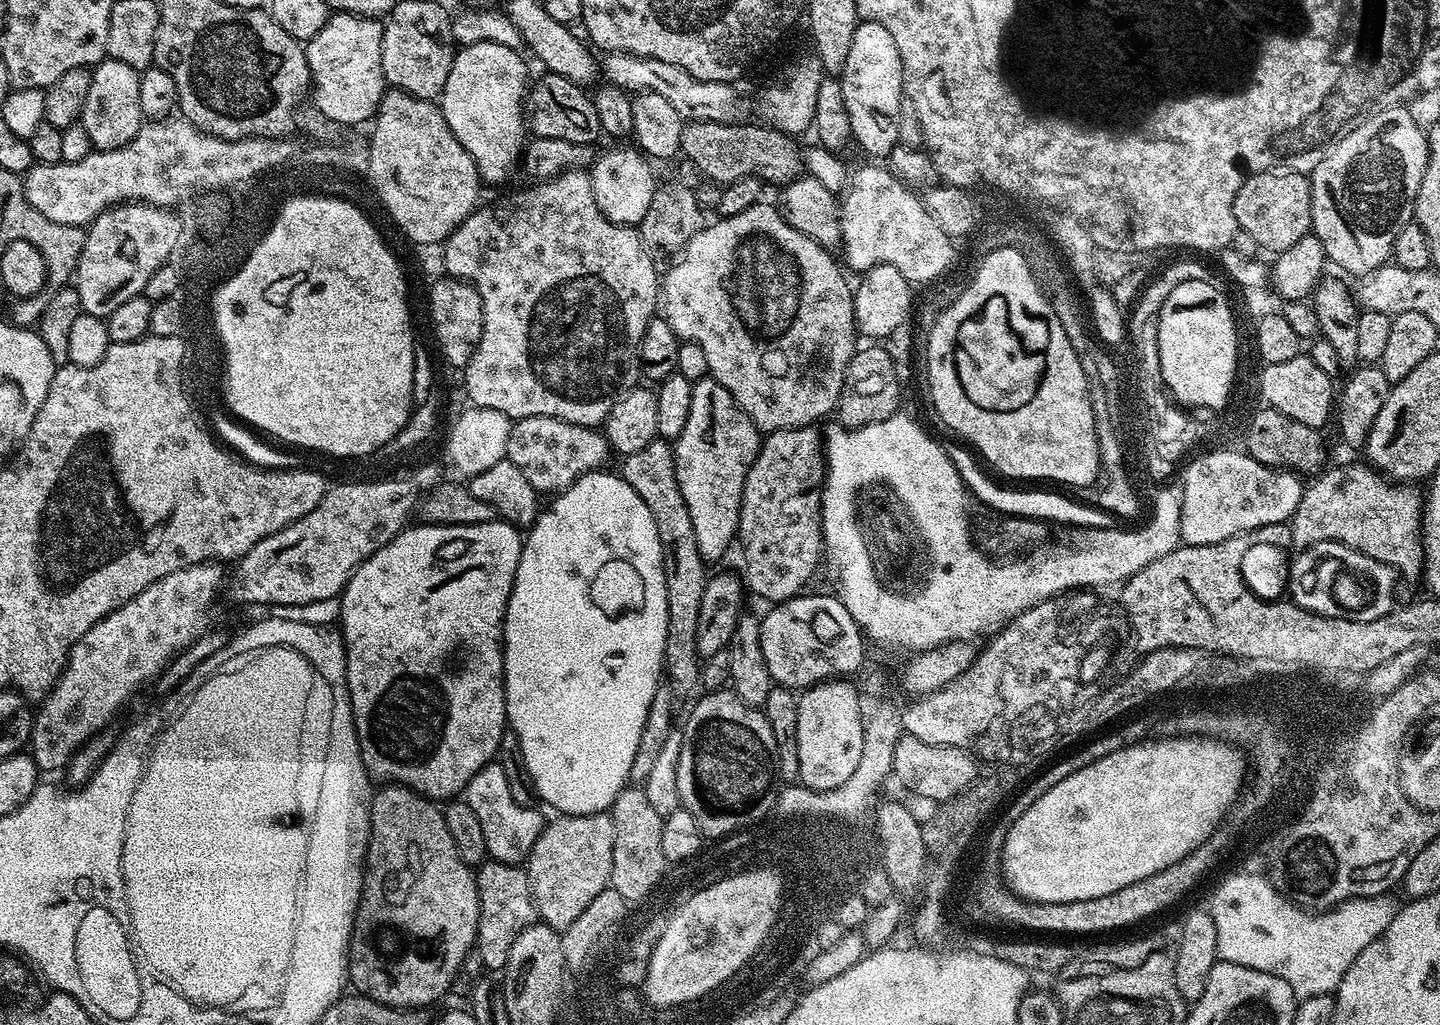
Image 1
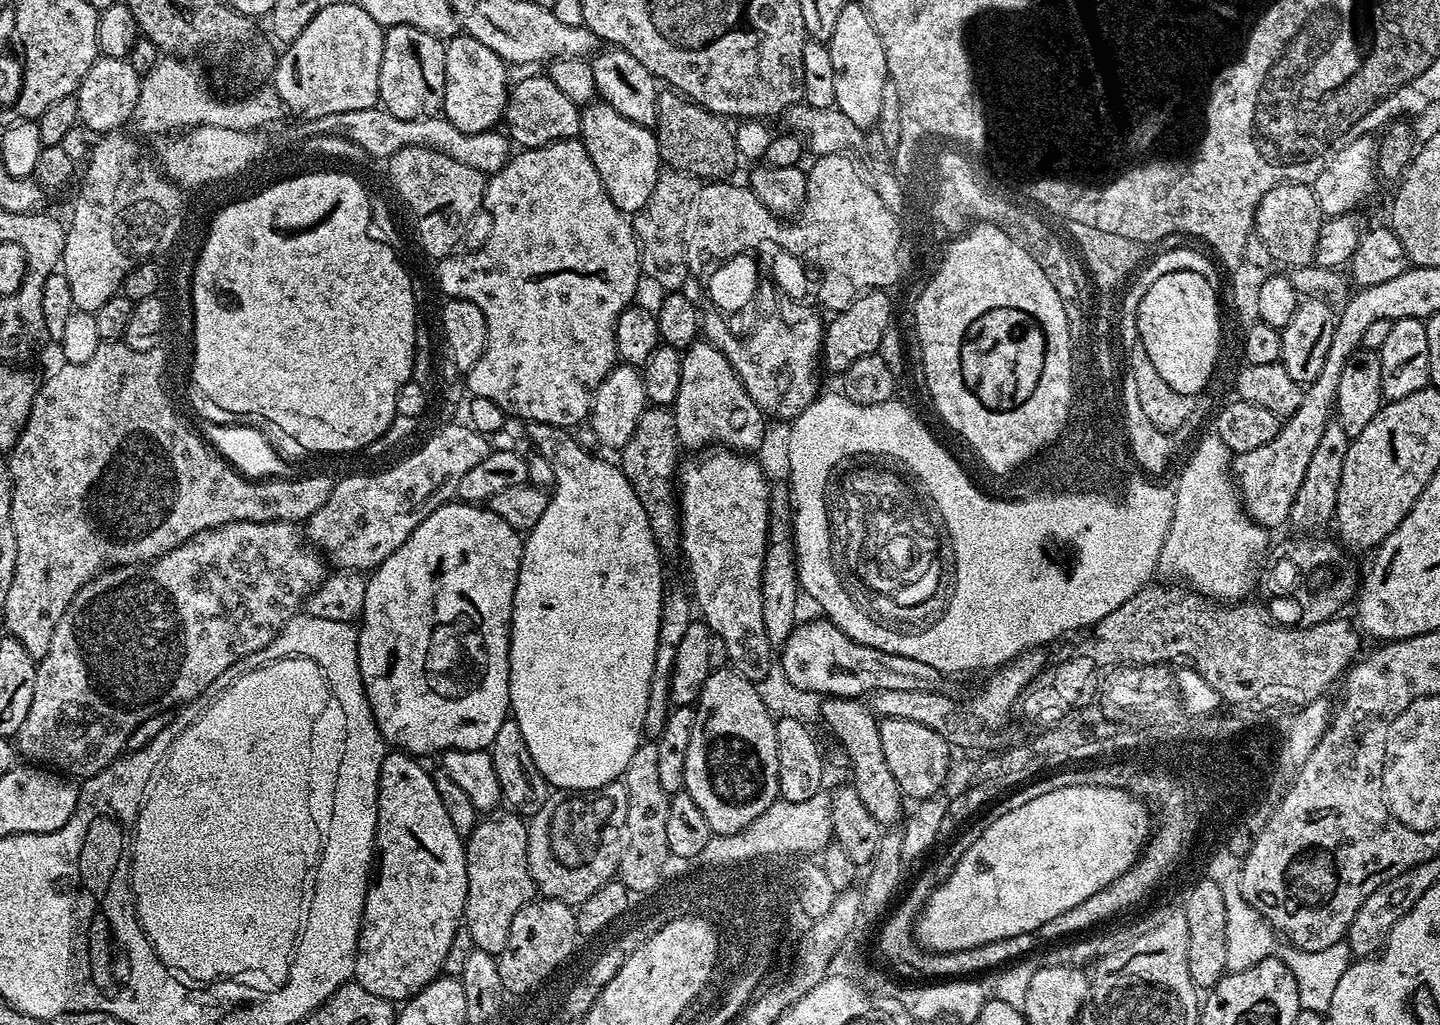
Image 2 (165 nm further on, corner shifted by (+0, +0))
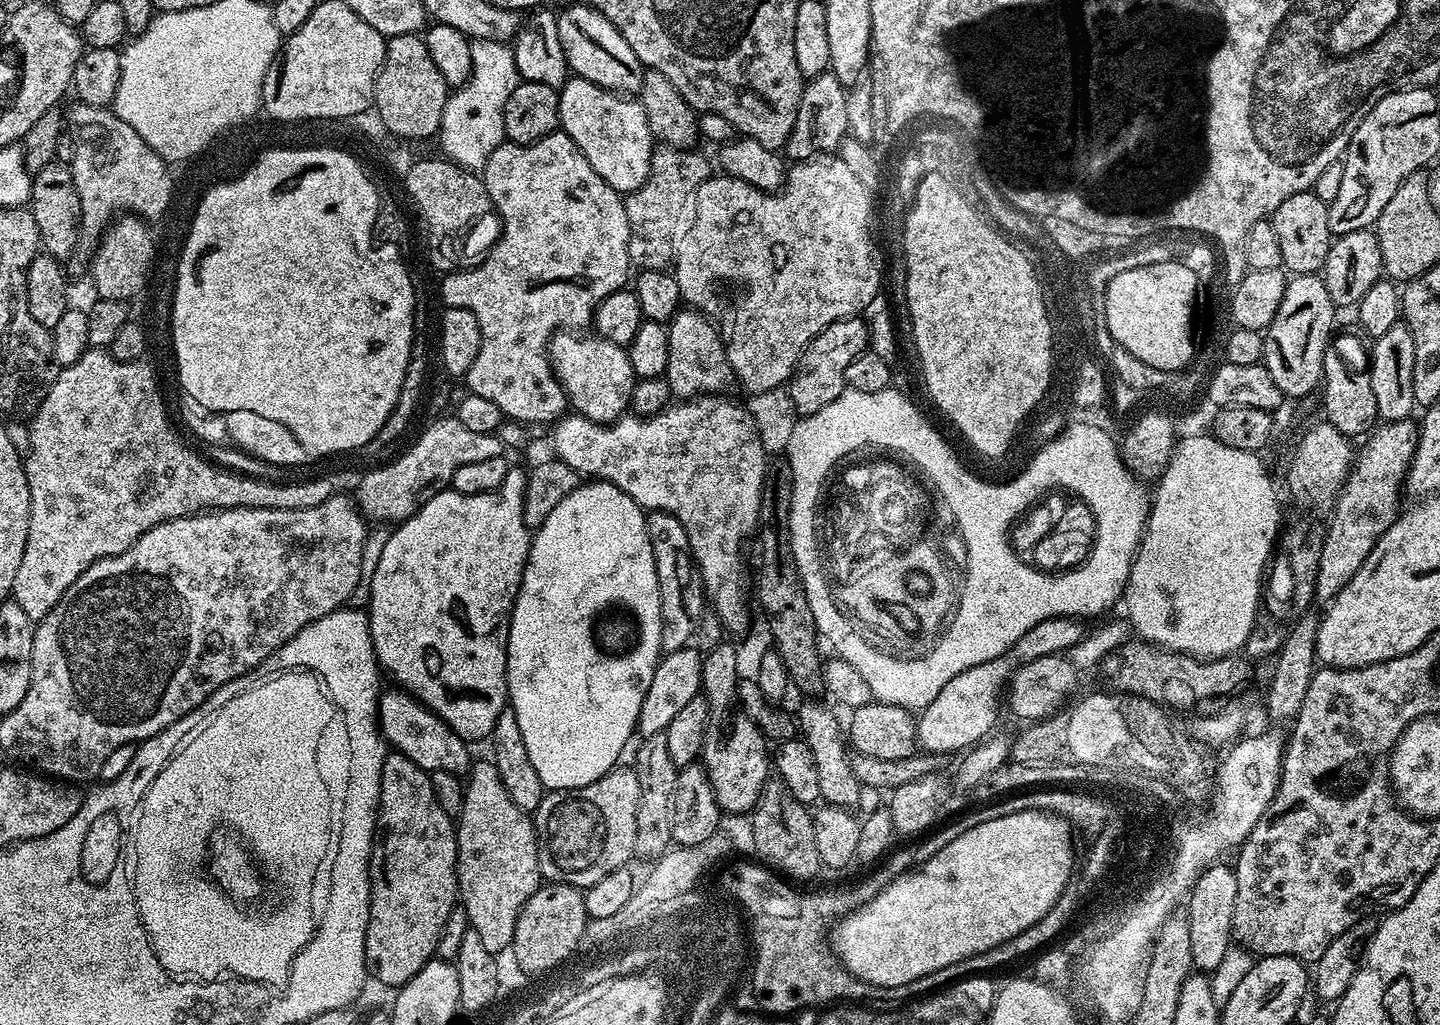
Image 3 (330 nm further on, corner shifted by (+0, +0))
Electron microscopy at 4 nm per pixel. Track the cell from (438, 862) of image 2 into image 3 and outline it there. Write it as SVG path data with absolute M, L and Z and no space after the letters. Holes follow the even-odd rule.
M389 751L384 758L382 766L382 778L380 779L380 806L378 809L378 839L372 849L372 858L368 861L368 877L372 887L372 897L370 898L370 918L366 926L366 950L364 958L368 961L371 975L377 976L384 984L389 984L392 990L399 989L401 984L410 982L422 966L426 966L429 960L436 955L436 947L440 941L442 930L450 918L452 909L458 904L458 885L456 882L456 829L453 817L444 813L442 806L438 806L438 798L432 789L432 777L424 769L418 767L410 758L406 758L400 752Z

